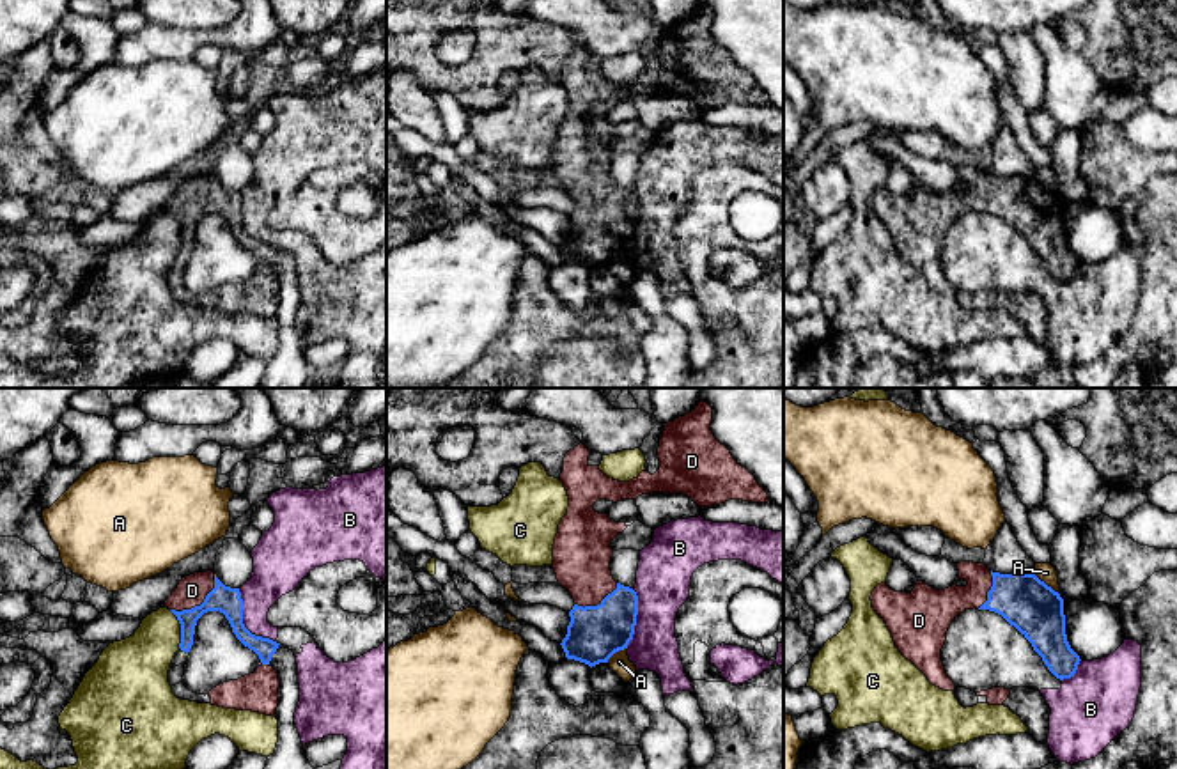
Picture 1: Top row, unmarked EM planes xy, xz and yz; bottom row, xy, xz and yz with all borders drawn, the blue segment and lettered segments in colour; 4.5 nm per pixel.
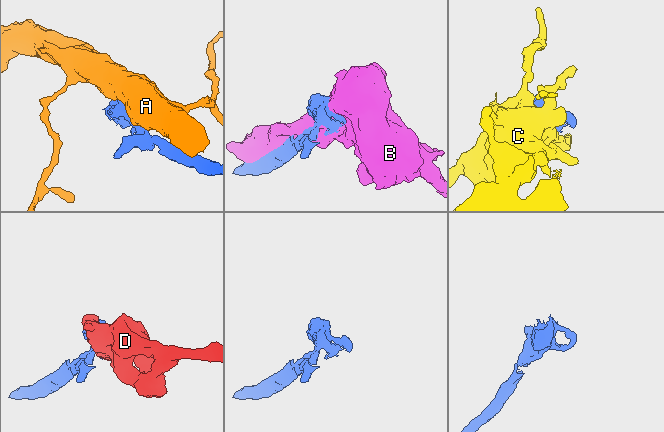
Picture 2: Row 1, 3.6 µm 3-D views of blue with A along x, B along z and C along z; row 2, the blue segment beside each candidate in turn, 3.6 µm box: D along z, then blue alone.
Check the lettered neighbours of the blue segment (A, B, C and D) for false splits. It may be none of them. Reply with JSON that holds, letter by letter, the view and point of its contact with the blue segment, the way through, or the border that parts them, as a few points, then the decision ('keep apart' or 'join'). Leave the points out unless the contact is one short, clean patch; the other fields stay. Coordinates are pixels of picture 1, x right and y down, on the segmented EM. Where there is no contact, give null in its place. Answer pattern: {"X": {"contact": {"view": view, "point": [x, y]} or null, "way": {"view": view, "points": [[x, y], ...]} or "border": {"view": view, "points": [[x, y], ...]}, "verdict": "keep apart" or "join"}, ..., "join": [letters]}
{"A": {"contact": {"view": "yz", "point": [1044, 583]}, "verdict": "keep apart"}, "B": {"contact": {"view": "xy", "point": [241, 622]}, "verdict": "keep apart"}, "C": {"contact": {"view": "xy", "point": [181, 629]}, "verdict": "keep apart"}, "D": {"contact": {"view": "xy", "point": [201, 605]}, "verdict": "join"}, "join": ["D"]}

